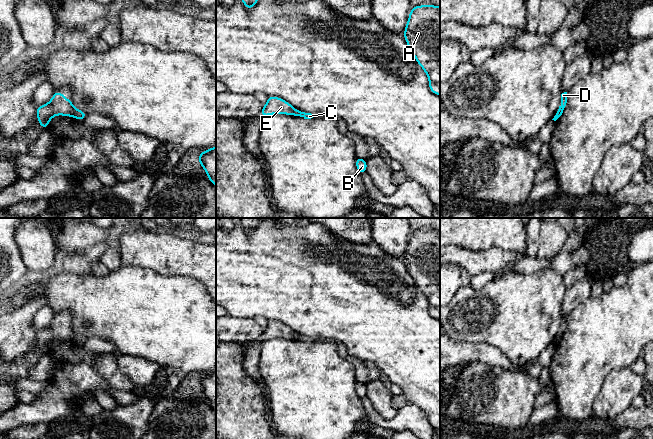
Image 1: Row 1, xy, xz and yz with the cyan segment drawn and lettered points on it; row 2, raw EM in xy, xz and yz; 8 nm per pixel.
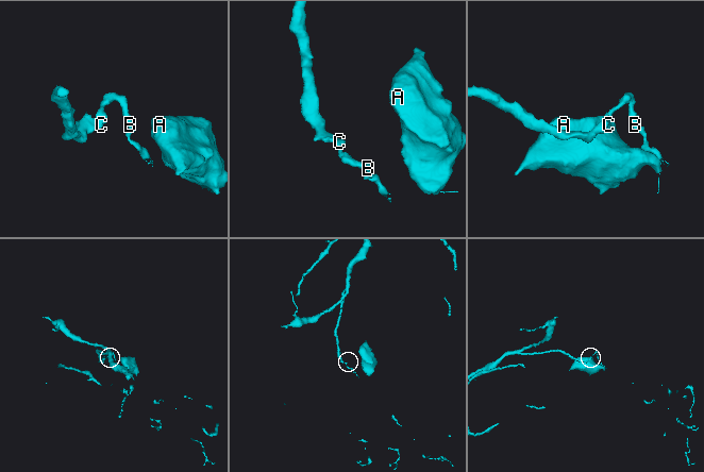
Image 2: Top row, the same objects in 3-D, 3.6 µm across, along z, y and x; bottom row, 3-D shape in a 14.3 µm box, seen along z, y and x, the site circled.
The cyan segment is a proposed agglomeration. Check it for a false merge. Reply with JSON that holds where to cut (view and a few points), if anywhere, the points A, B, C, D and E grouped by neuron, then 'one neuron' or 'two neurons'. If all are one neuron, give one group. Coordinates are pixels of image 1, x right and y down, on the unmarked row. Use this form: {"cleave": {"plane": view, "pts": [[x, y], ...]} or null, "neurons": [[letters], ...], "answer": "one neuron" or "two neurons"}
{"cleave": {"plane": "xy", "pts": [[74, 333], [75, 341]]}, "neurons": [["A", "B", "C", "D"], ["E"]], "answer": "two neurons"}

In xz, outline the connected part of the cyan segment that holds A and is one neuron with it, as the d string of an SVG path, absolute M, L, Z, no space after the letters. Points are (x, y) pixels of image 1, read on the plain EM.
M440 230L412 231L403 260L428 300L429 314L440 320Z

